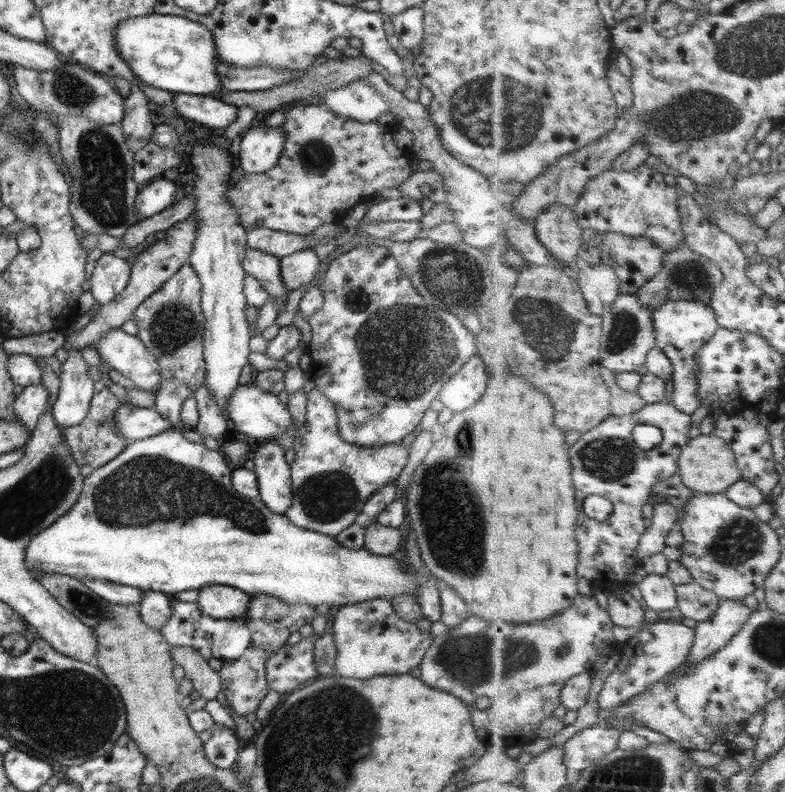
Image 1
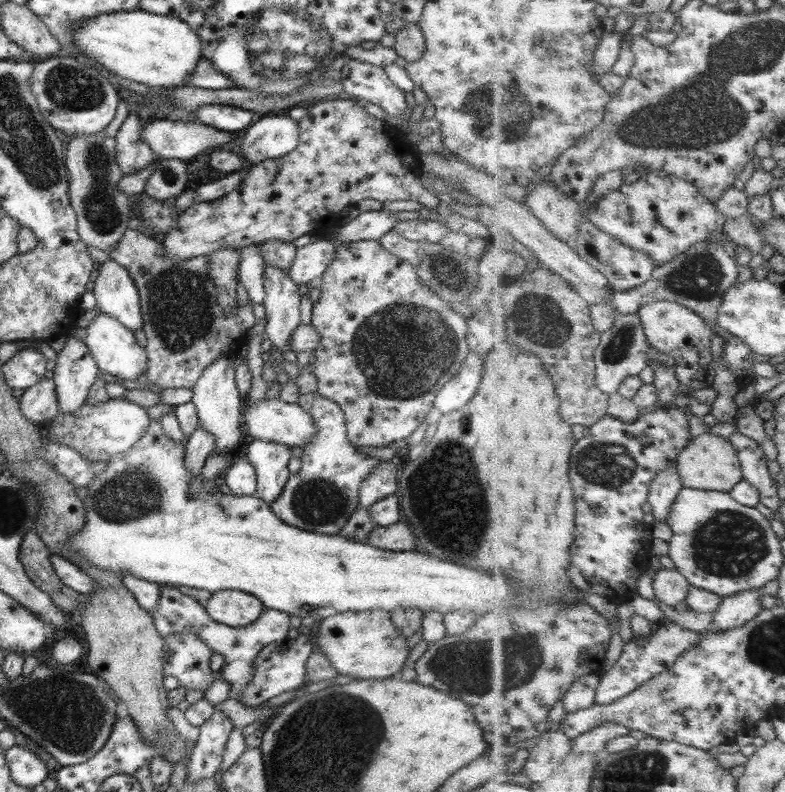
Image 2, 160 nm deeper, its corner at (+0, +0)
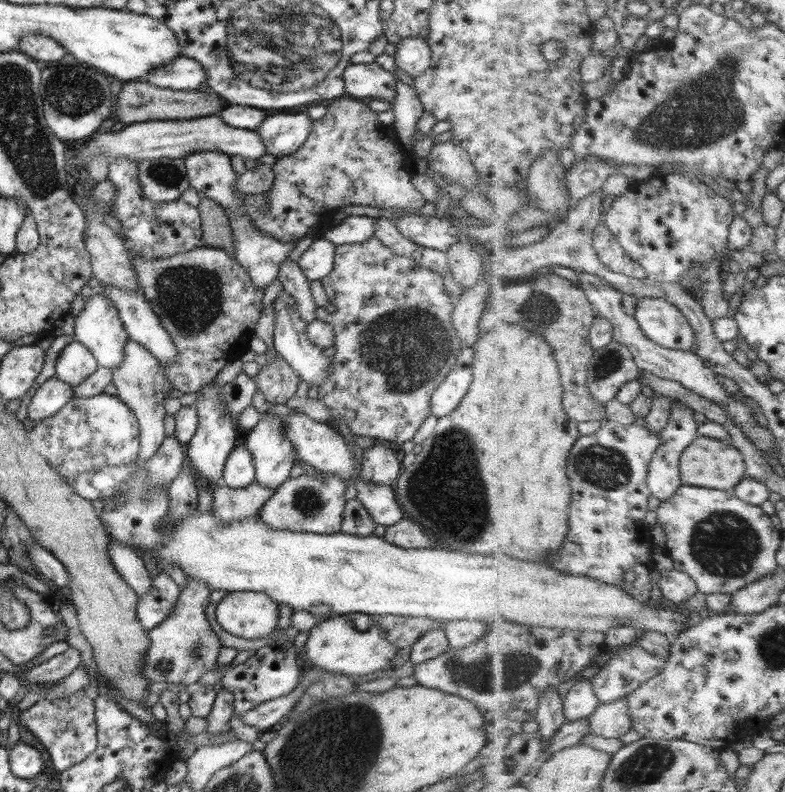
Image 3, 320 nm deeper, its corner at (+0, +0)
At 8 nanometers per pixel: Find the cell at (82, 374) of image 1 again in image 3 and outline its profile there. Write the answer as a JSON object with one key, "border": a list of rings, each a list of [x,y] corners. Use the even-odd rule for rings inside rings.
{"border":[[[71,342],[59,352],[54,364],[54,376],[73,388],[93,374],[97,367],[95,358],[87,348]]]}

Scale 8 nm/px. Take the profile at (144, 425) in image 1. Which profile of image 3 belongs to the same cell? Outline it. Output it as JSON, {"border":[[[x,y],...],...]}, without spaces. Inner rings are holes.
{"border":[[[96,394],[72,399],[50,417],[34,421],[28,432],[31,448],[69,484],[80,472],[106,466],[131,465],[138,455],[138,424],[135,415],[115,394]]]}

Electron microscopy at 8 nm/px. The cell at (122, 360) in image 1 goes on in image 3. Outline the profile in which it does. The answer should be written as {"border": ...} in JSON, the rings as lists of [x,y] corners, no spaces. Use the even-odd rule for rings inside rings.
{"border":[[[95,290],[91,296],[84,299],[83,308],[74,316],[73,321],[73,336],[77,343],[91,352],[98,366],[111,370],[123,361],[123,346],[128,339],[119,320],[117,309],[112,304],[113,301],[110,298]]]}

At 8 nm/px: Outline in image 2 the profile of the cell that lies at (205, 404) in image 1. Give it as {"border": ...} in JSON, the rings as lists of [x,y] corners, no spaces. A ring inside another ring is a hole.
{"border":[[[196,428],[184,441],[183,466],[190,476],[196,476],[213,450],[212,436],[202,428]]]}

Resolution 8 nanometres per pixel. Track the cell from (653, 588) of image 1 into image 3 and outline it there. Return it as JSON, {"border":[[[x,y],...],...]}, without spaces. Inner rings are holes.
{"border":[[[661,570],[660,587],[667,602],[674,607],[681,605],[697,594],[697,583],[680,570]]]}

